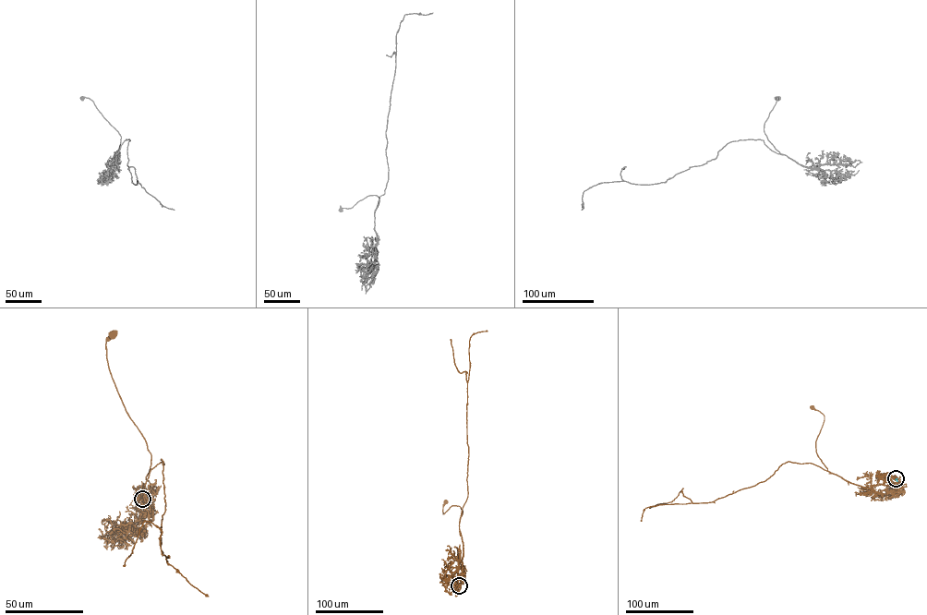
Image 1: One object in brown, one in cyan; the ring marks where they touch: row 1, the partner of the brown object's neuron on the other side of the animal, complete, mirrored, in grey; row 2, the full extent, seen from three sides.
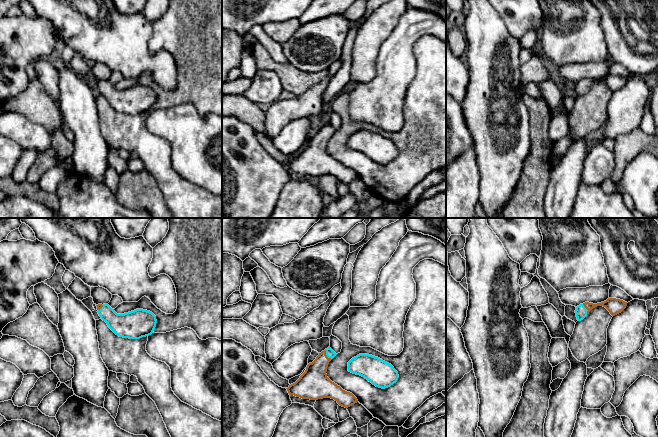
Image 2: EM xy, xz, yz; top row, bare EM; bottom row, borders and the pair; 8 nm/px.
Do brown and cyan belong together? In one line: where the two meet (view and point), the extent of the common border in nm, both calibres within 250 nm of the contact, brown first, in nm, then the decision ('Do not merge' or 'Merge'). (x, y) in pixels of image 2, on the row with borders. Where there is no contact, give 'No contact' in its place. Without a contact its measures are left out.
Touches brown at xz (326, 355). Shared border 100 nm. Thickness 240 nm (brown) against 70 nm. Merge

